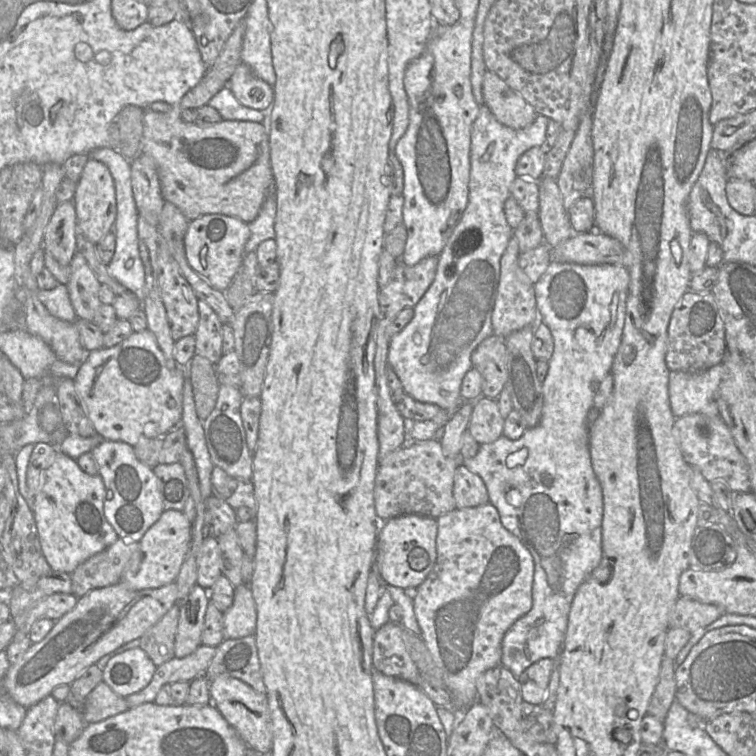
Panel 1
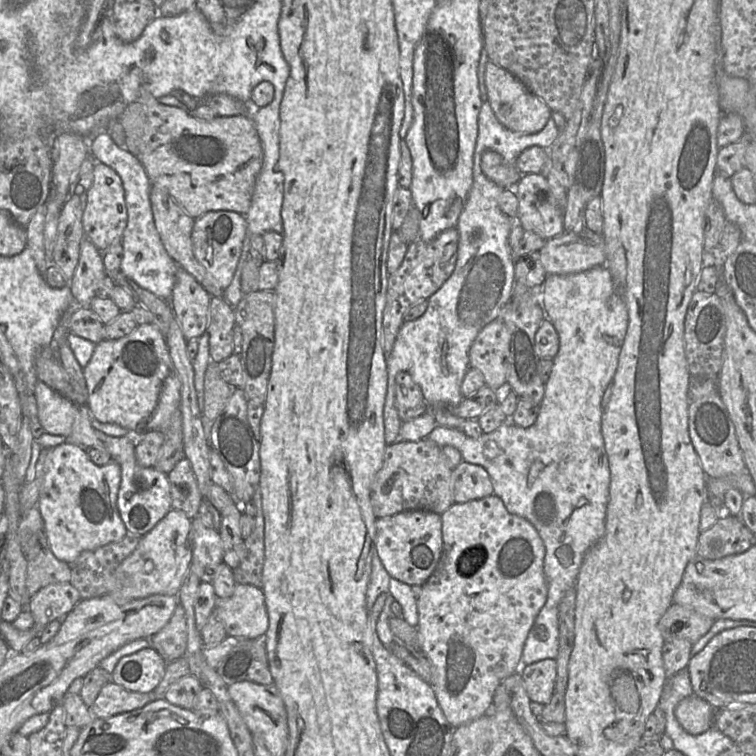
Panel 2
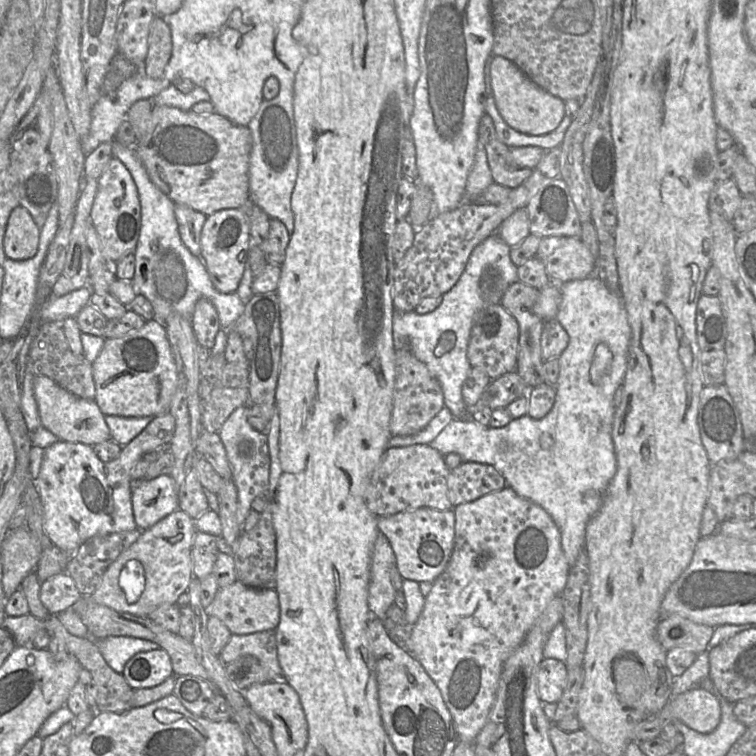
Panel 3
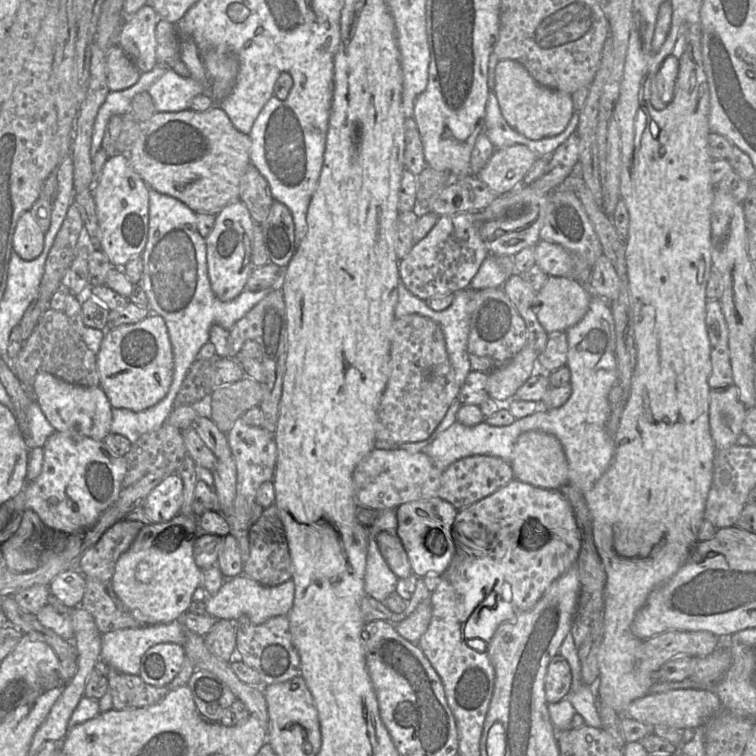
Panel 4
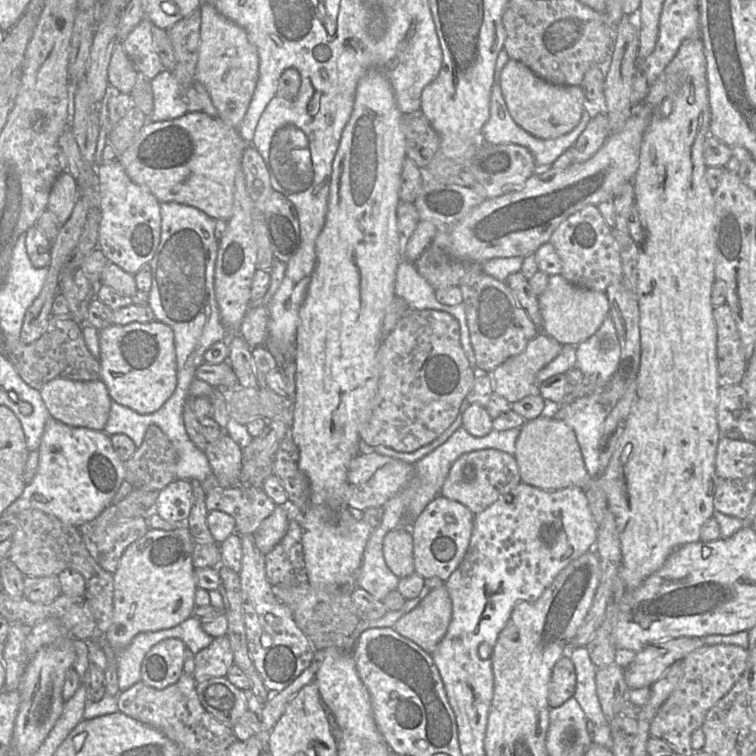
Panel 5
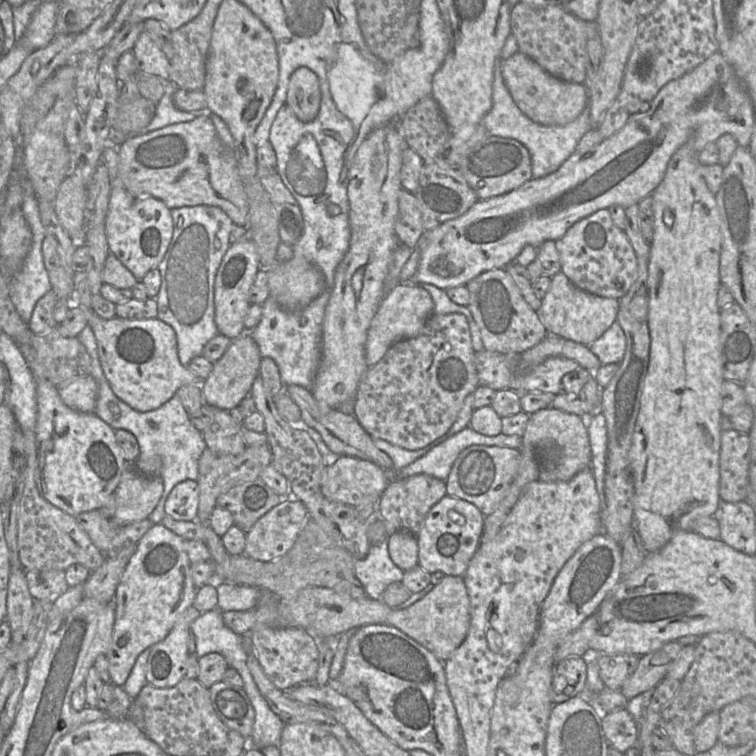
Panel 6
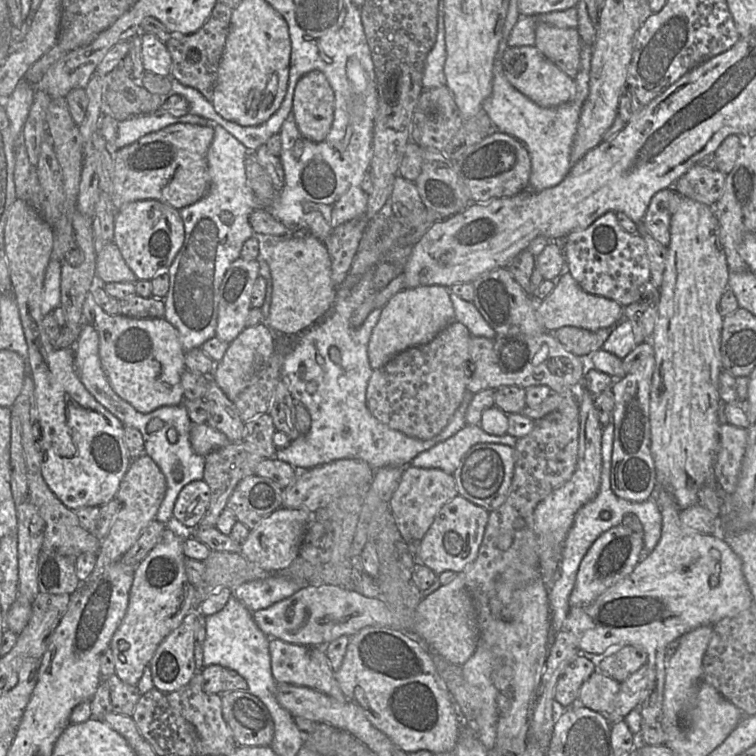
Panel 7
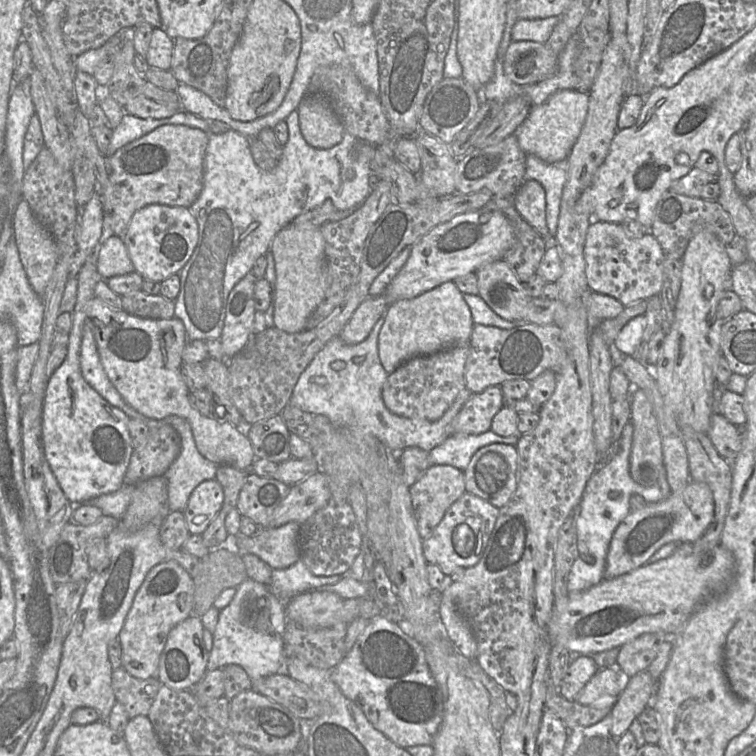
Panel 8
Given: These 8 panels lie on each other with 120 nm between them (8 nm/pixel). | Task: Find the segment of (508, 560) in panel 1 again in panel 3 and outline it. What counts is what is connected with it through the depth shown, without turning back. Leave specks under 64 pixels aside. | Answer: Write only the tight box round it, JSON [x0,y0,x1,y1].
[411,487,571,743]

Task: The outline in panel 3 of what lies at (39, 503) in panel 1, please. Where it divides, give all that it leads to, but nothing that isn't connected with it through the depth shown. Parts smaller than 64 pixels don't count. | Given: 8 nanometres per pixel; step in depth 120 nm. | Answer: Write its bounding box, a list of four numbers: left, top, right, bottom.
[35,411,175,553]

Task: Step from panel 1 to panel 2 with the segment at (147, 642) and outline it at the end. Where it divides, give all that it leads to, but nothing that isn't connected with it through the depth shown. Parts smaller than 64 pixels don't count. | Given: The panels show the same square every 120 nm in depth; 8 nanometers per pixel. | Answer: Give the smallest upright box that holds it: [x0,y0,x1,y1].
[149,604,187,663]

